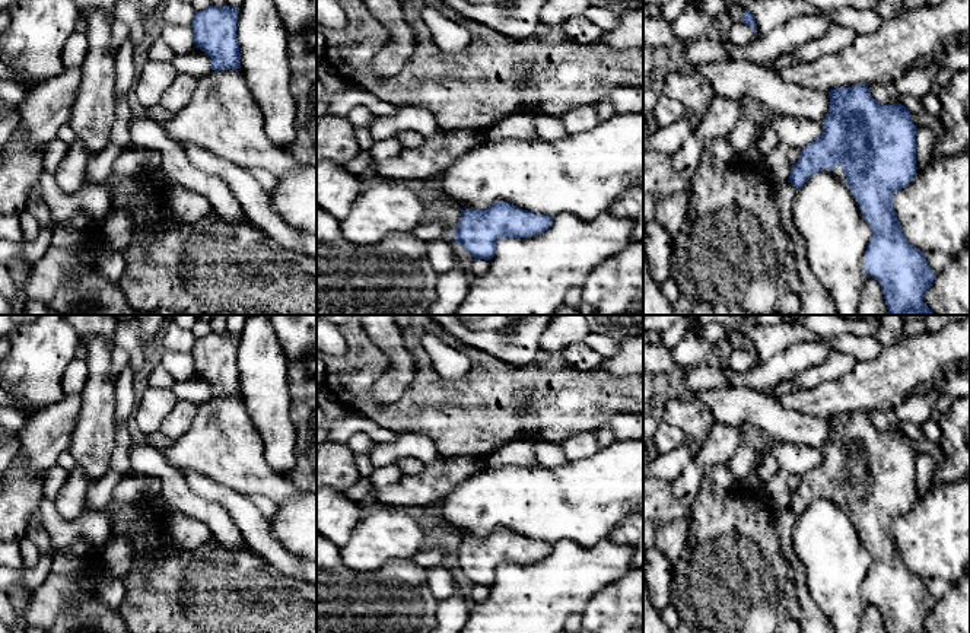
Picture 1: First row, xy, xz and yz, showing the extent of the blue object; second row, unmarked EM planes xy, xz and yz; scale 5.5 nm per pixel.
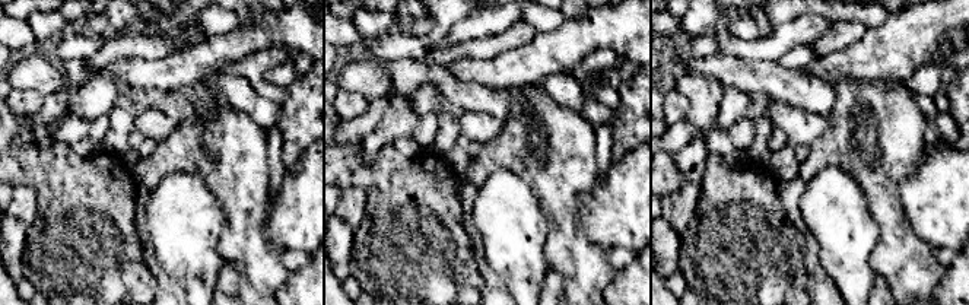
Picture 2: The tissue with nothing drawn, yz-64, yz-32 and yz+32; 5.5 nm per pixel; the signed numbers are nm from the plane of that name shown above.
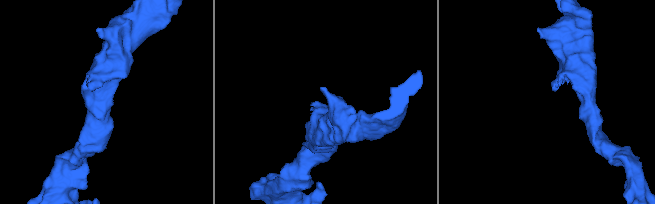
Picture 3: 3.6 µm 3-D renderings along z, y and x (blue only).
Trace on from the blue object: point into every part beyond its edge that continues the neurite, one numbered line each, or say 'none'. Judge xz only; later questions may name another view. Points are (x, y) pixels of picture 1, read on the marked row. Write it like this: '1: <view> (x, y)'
none

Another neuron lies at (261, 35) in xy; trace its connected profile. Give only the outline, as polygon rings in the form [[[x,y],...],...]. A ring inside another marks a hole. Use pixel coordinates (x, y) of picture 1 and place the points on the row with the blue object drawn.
[[[244,0],[236,38],[241,69],[264,118],[265,134],[286,149],[296,139],[296,102],[290,92],[287,29],[273,0]]]

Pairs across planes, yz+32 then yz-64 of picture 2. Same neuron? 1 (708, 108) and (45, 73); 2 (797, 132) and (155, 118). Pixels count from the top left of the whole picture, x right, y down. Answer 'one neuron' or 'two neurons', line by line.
1: one neuron
2: one neuron

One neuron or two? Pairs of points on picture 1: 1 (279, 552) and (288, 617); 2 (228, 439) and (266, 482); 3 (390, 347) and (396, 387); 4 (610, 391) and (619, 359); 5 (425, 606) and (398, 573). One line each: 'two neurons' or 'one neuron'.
1: two neurons
2: one neuron
3: one neuron
4: two neurons
5: one neuron

